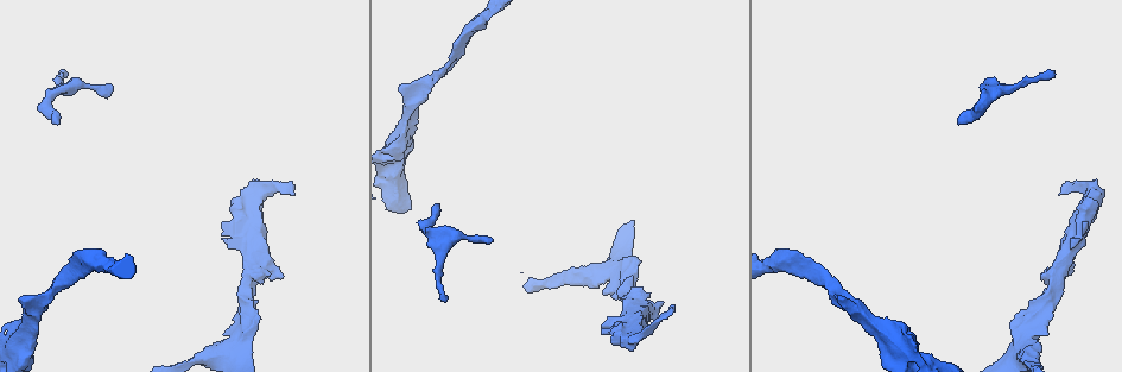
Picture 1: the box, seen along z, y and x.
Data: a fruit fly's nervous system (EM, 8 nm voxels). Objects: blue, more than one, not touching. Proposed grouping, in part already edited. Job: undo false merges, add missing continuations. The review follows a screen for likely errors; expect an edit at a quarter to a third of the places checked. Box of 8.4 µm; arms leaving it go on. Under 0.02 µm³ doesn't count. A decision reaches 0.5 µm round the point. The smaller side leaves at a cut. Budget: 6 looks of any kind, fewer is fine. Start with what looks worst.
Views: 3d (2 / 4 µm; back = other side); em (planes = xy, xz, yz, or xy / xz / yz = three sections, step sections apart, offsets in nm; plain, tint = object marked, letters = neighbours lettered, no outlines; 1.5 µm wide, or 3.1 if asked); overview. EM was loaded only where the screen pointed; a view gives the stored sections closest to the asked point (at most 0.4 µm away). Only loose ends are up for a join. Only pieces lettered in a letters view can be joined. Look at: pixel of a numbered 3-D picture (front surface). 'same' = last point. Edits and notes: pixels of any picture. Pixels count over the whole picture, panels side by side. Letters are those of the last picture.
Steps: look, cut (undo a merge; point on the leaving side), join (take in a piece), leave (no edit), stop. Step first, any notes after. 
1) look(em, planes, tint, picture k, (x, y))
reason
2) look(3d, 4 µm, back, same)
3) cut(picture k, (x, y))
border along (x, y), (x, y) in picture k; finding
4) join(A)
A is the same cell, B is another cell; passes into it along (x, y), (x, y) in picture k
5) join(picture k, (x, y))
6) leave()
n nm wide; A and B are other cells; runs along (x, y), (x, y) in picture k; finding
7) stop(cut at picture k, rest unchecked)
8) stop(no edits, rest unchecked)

look(3d, 2 µm, picture 1, (67, 74))
free end

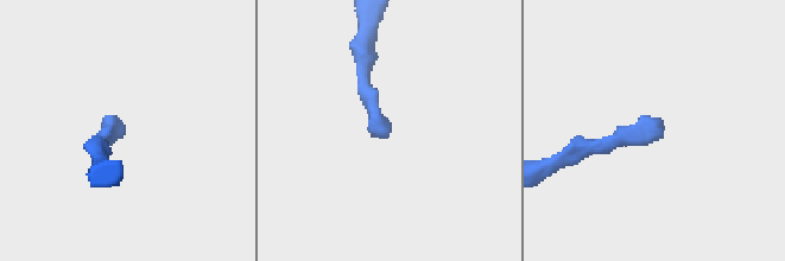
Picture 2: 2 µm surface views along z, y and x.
look(em, yz, step 8, letters, picture 2, (664, 129))
now the EM

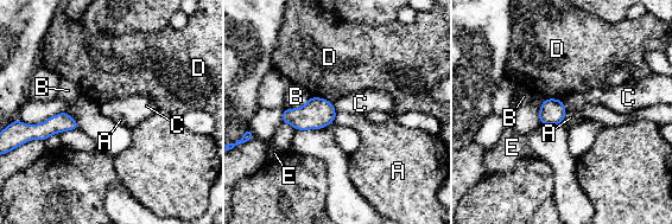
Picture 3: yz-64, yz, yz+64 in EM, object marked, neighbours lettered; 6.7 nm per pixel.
look(em, planes, letters, same)

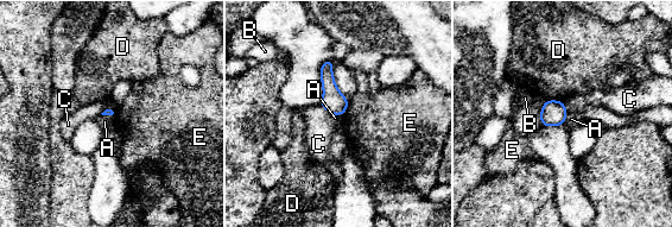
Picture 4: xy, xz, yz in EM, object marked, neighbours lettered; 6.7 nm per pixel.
leave()
A, B, C, D and E are other cells; border along (101, 113), (108, 114), (113, 119) in picture 4; no lettered piece goes on from it

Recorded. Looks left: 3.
look(em, planes, letters, picture 1, (1020, 351))
branch point

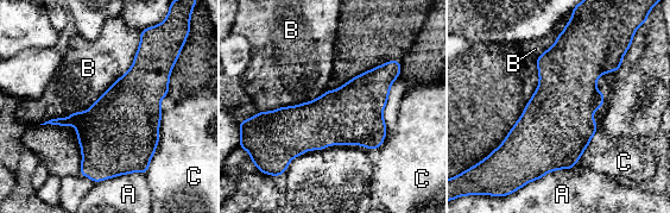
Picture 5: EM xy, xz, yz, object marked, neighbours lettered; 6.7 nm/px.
leave()
A, B and C are other cells; border along (140, 33), (89, 107), (39, 124) in picture 5; continuous, no second neuron

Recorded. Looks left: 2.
look(em, xz, step 4, letters, picture 1, (403, 86))
free end

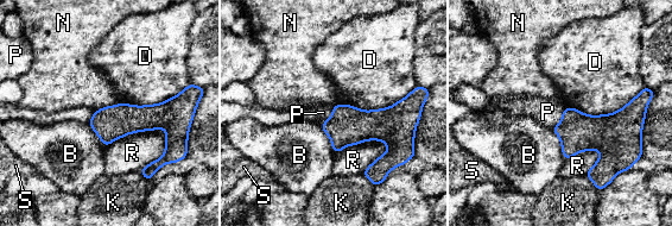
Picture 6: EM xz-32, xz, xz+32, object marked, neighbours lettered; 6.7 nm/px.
look(em, planes, letters, same)

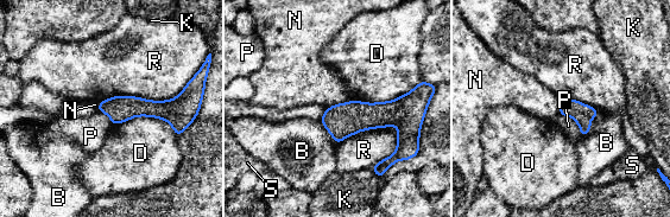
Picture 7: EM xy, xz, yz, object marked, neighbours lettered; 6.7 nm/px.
leave()
D touches over 440 nm; B, D, K, N, P, R and S are other cells; runs along (409, 104), (397, 113), (324, 121) in picture 7; none of them fits

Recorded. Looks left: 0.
stop(no edits, rest unchecked)

